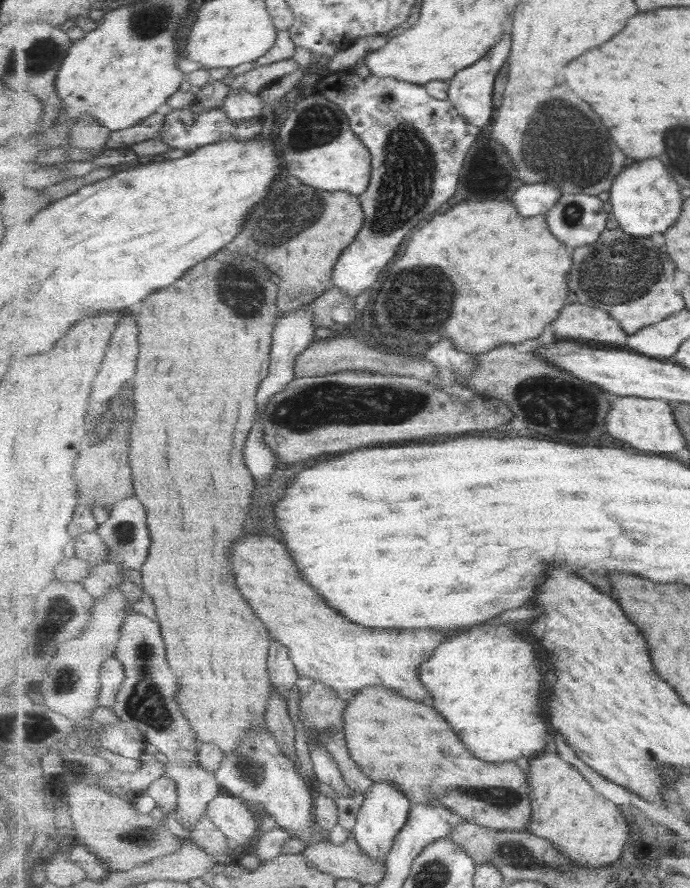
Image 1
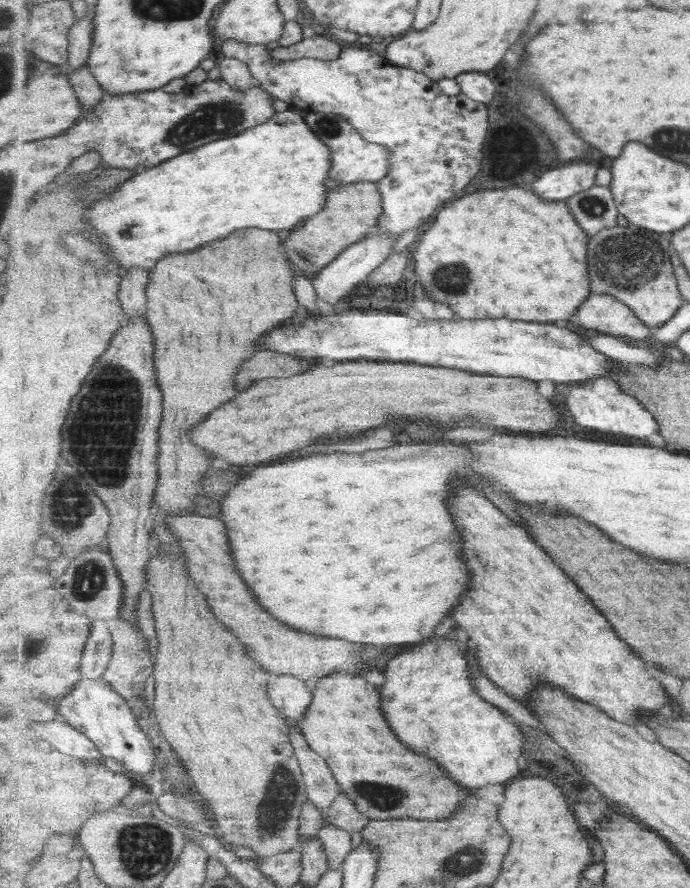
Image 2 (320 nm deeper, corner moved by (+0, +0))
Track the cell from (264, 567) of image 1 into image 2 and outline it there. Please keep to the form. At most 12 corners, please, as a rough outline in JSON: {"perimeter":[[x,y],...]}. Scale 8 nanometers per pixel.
{"perimeter":[[221,520],[166,523],[213,614],[270,674],[361,675],[361,644],[259,606]]}

